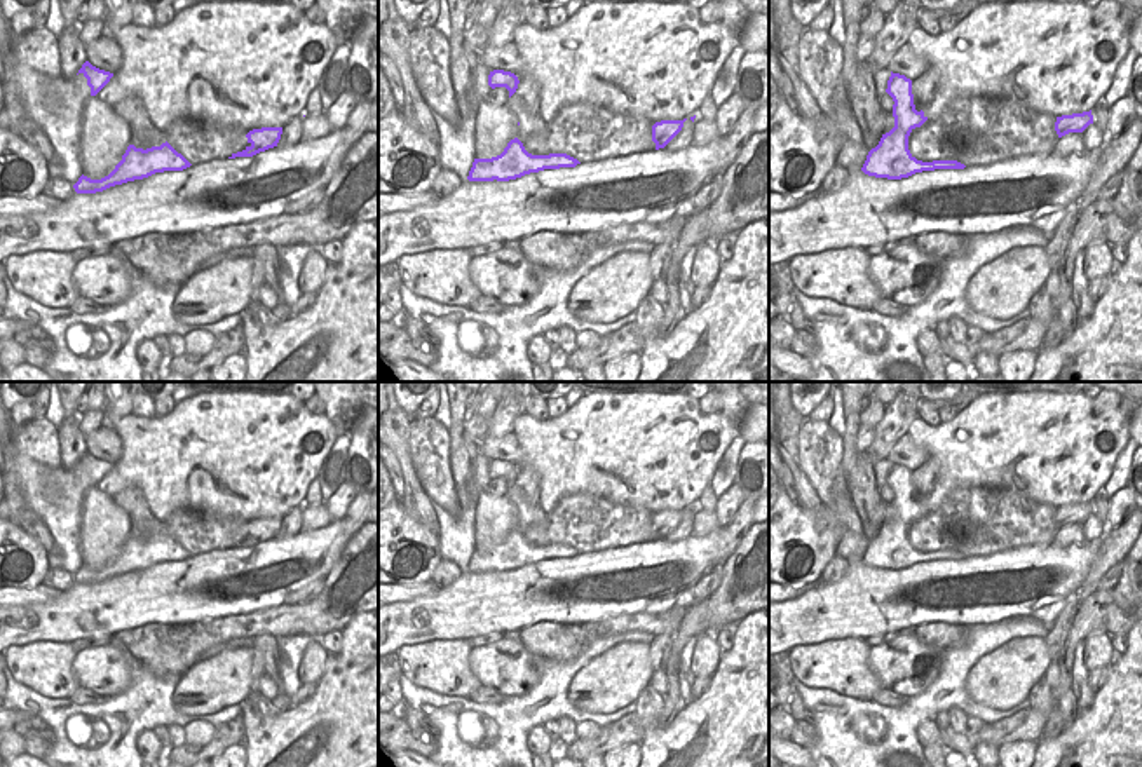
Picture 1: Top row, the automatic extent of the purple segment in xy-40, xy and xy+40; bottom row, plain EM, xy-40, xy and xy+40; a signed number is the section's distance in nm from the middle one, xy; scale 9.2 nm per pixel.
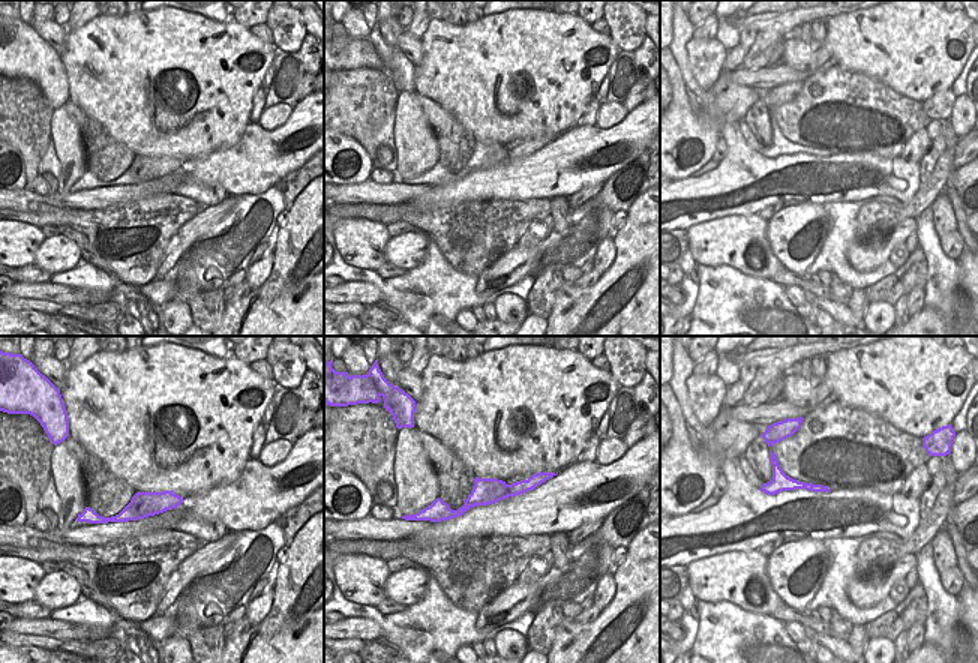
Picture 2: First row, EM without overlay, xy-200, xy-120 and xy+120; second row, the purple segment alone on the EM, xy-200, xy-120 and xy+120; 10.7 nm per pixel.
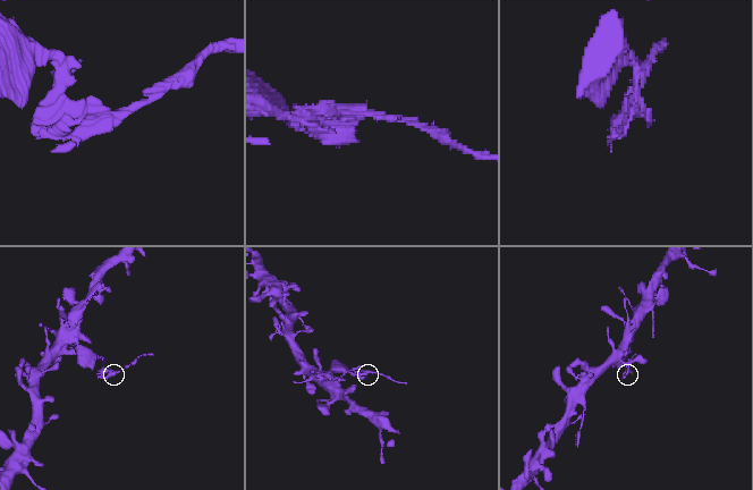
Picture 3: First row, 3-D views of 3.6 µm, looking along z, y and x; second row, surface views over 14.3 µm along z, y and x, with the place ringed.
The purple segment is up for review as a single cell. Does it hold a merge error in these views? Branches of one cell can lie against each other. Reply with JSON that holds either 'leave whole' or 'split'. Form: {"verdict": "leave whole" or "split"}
{"verdict": "split"}

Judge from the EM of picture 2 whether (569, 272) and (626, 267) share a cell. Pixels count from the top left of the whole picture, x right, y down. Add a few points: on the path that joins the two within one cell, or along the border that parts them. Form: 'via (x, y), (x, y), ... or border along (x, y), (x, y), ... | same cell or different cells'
border along (564, 281), (572, 284) | different cells

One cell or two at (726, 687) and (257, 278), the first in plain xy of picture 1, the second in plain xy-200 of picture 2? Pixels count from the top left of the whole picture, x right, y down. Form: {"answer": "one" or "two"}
{"answer": "two"}

